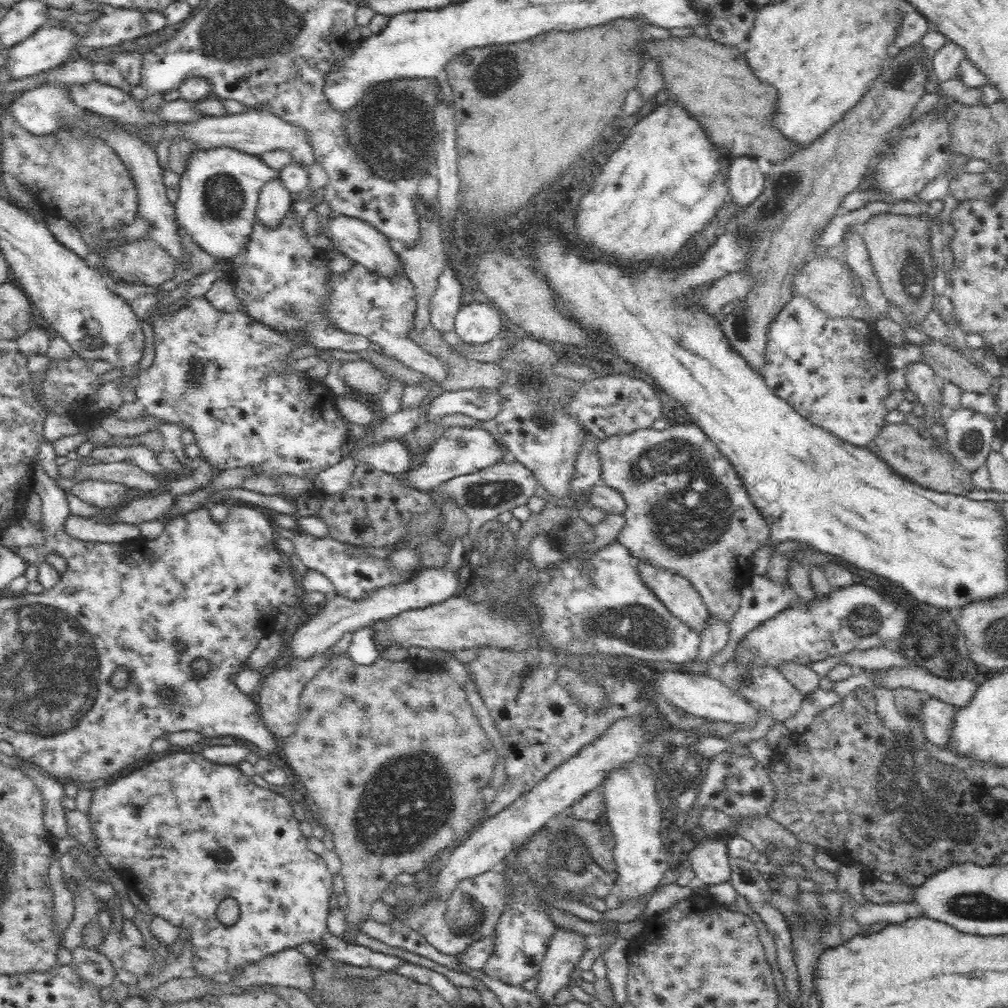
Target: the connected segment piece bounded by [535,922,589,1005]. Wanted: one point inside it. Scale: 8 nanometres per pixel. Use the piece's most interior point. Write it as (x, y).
(564, 950)

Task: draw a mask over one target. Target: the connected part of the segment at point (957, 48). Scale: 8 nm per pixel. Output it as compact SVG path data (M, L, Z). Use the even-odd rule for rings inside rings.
M946 36L944 44L934 51L932 57L932 70L936 74L937 80L942 82L956 77L963 60L968 60L967 50Z

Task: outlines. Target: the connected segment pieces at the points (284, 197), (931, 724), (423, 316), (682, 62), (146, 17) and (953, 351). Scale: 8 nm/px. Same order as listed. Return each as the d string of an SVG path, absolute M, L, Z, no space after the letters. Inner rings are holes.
M280 176L270 178L258 194L256 216L266 226L276 226L294 202L294 195L290 192Z
M932 696L924 700L920 714L925 720L925 733L928 741L938 750L948 750L960 755L960 751L954 747L953 736L957 719L956 709L951 704L946 704Z
M423 218L419 220L420 238L412 247L398 245L398 255L402 260L402 268L406 272L406 277L410 280L414 288L416 298L415 318L418 329L424 329L429 321L430 302L432 296L438 288L440 276L447 269L447 251L443 244L443 236L440 227L435 221Z
M696 35L672 36L660 41L652 54L662 60L663 73L666 74L670 90L702 121L712 142L729 146L735 156L748 154L766 158L772 163L781 163L806 147L806 144L786 138L774 124L780 92L770 82L764 82L754 74L747 53L742 52L738 44L728 46Z
M139 6L115 7L104 13L92 26L89 37L82 44L94 48L114 46L123 40L134 40L162 30L169 24L160 10Z
M936 339L920 342L918 346L921 362L934 371L939 385L948 380L959 386L963 393L988 392L990 375L962 357L957 348L944 345Z

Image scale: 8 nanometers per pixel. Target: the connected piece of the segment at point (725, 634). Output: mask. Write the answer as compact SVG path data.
M710 613L699 631L701 645L698 661L708 660L721 651L728 644L730 633L731 621Z

